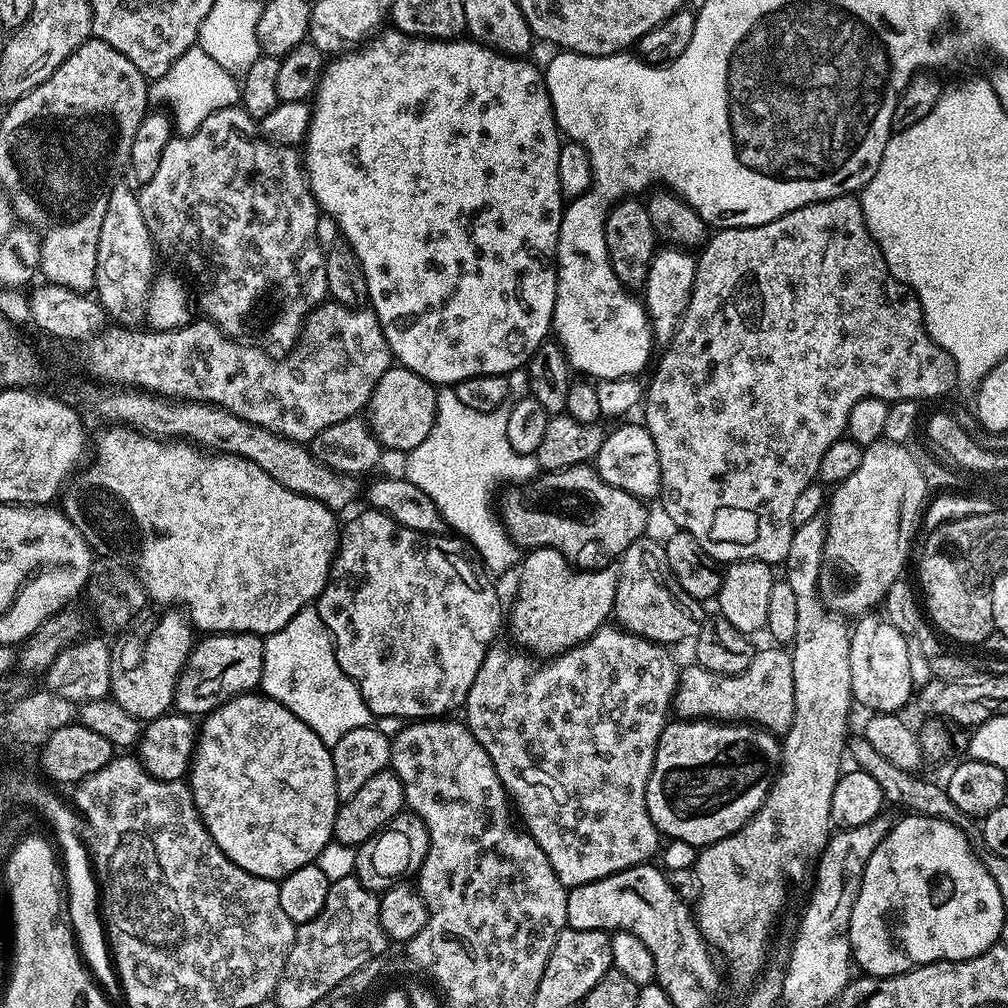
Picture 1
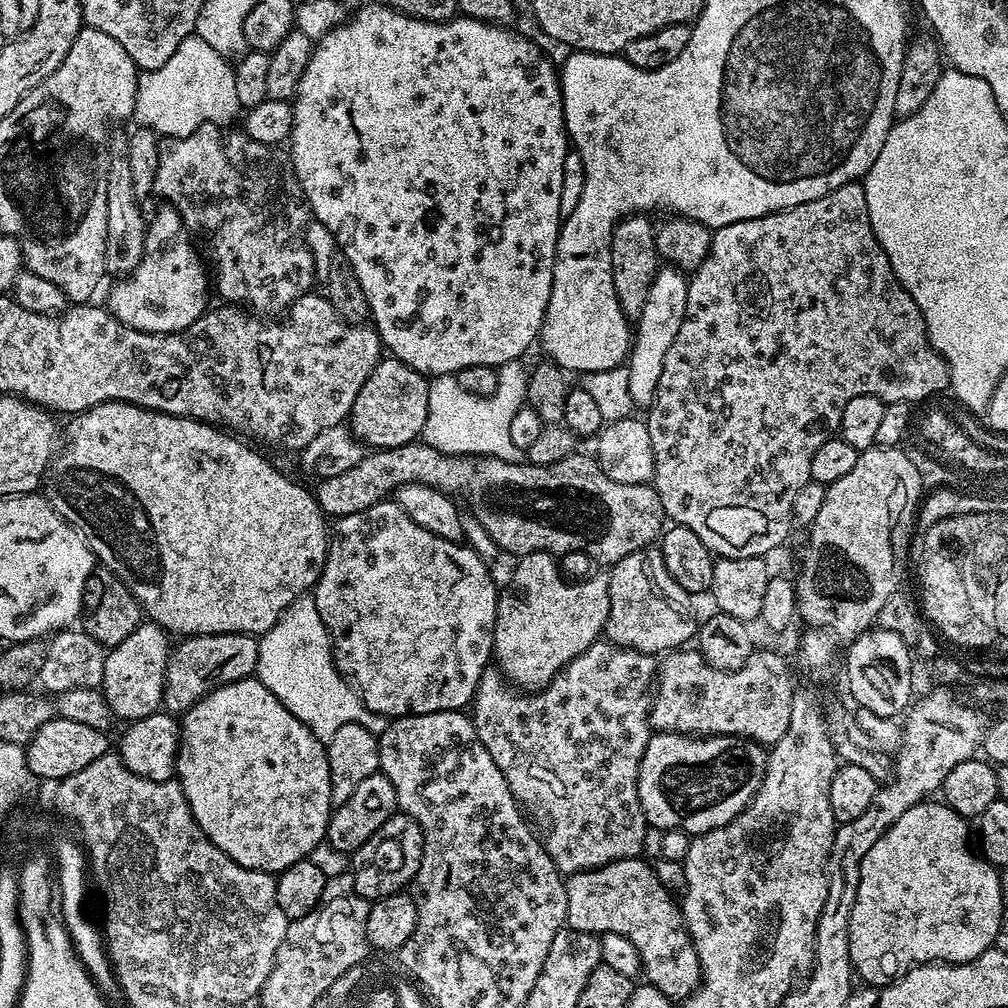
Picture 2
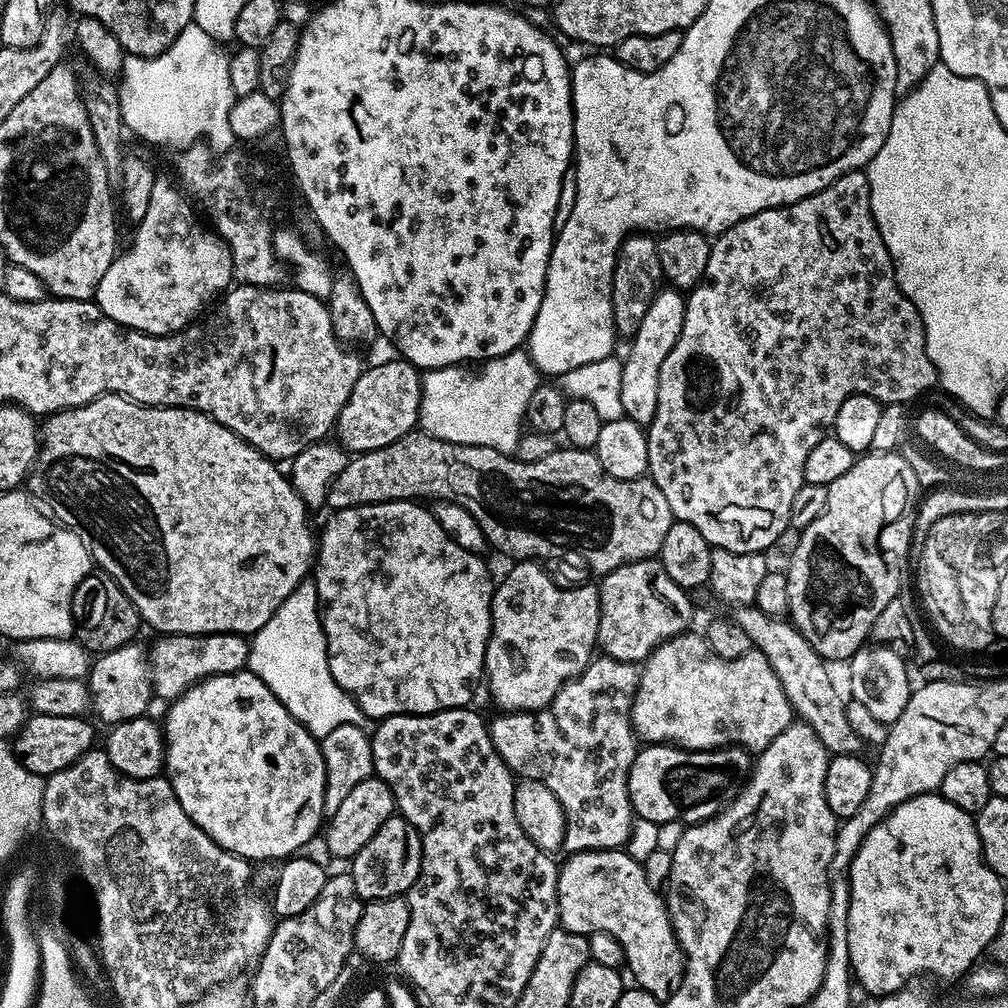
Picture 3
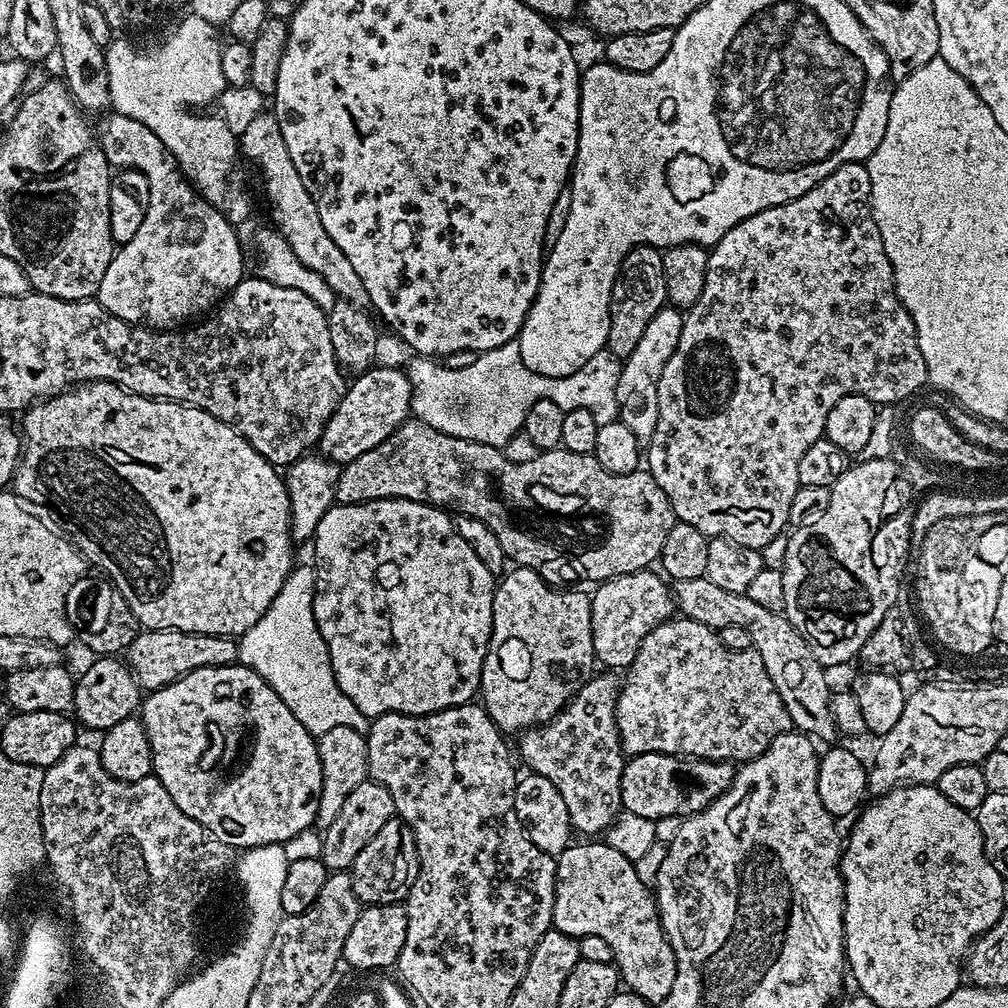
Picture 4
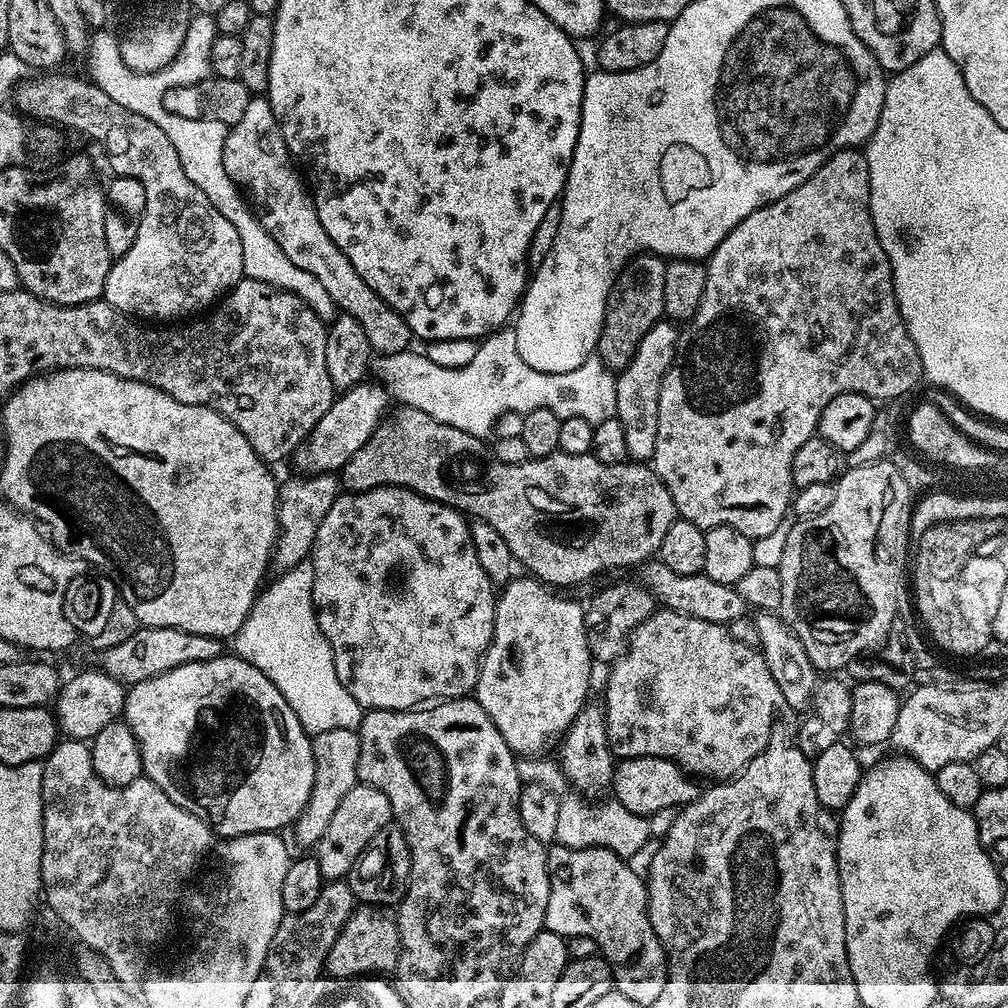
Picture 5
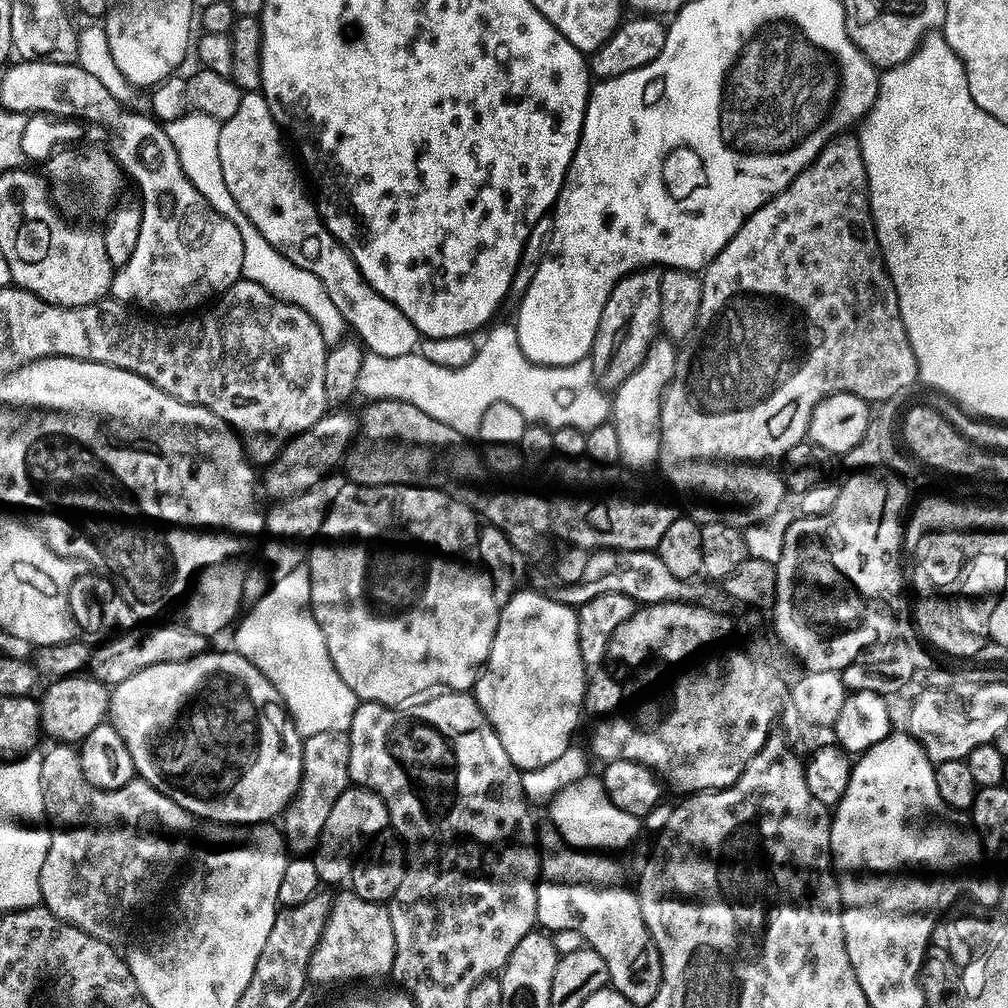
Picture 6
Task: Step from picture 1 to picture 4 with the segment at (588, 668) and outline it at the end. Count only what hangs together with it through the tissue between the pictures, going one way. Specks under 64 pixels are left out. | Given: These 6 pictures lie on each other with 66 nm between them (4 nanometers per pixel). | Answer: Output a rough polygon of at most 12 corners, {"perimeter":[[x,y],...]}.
{"perimeter":[[593,675],[520,756],[562,794],[571,827],[608,831],[626,753],[615,675]]}

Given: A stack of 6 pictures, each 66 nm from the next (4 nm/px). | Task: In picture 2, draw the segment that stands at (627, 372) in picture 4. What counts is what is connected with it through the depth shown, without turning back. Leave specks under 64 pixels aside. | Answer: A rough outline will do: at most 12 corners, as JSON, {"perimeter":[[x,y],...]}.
{"perimeter":[[657,268],[626,367],[637,409],[654,402],[686,318],[689,277]]}

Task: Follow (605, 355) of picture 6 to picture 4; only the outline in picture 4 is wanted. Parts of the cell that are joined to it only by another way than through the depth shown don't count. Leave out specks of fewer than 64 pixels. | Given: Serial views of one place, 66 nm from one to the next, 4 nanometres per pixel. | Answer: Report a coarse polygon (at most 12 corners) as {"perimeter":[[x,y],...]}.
{"perimeter":[[630,250],[610,298],[607,351],[634,354],[668,304],[662,252]]}

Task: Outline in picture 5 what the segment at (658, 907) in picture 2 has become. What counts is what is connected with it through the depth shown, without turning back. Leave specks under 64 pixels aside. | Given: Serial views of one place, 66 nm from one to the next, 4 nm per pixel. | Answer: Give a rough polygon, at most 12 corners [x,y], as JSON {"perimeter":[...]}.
{"perimeter":[[604,848],[547,849],[544,928],[594,938],[650,1006],[668,956],[648,885]]}

